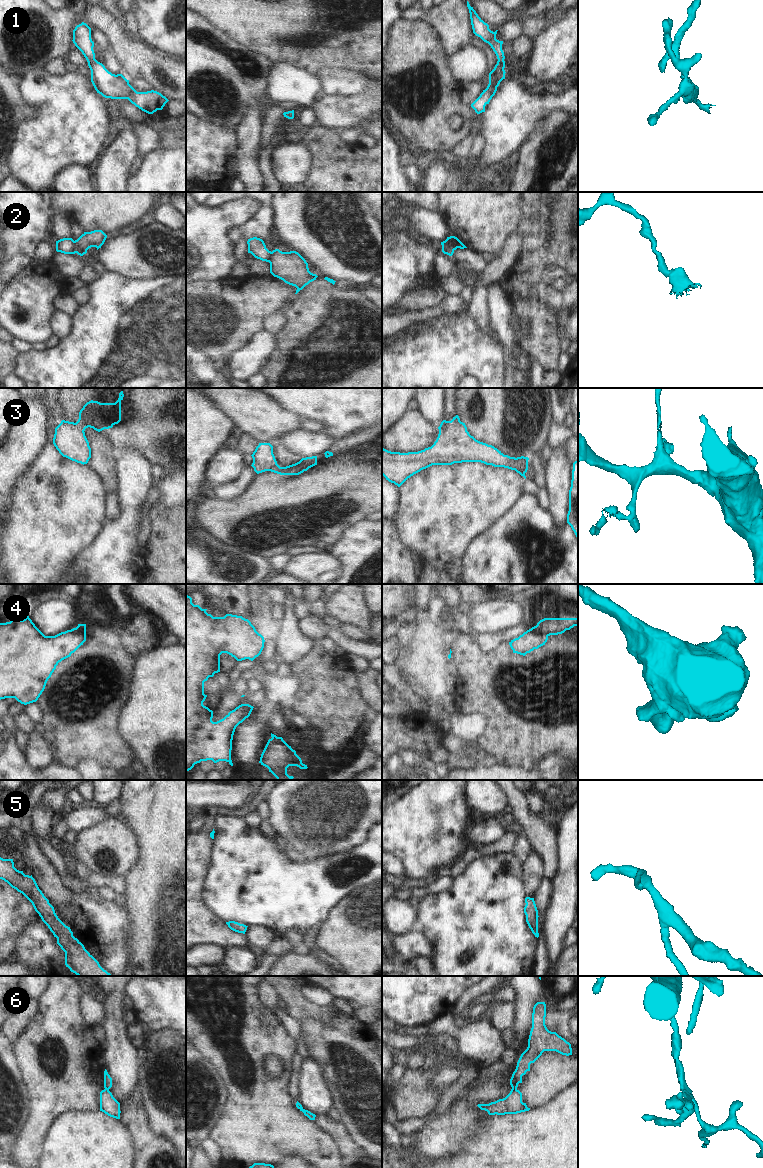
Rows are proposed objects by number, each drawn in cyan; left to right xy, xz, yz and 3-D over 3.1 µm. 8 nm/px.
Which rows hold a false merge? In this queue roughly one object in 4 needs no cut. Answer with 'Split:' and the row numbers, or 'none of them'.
Split: 2, 3, 4, 6

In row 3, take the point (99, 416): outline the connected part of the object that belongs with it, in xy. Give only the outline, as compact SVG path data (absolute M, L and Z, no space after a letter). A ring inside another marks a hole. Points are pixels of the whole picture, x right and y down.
M121 391L115 403L100 403L93 400L87 402L80 410L79 419L75 425L82 431L85 431L88 427L98 432L112 428L121 421L121 401L123 397L124 394Z

